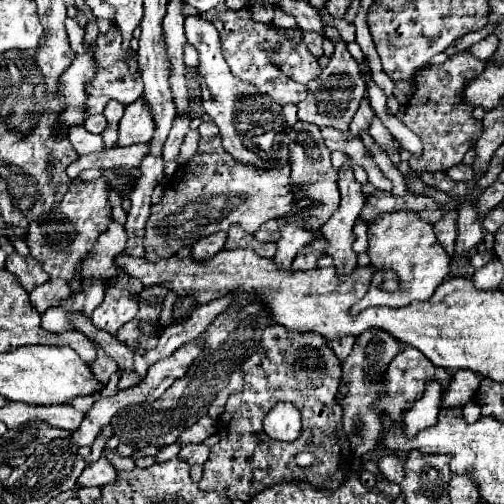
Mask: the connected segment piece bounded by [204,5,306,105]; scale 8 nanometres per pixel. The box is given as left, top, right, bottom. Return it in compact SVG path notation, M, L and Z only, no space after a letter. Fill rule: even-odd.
M218 5L210 11L206 11L204 17L210 19L210 23L218 29L220 41L222 41L222 53L228 59L228 65L234 75L242 77L244 81L252 81L260 93L272 97L280 105L288 105L288 103L292 103L292 99L306 97L306 87L292 81L290 77L286 77L276 65L270 65L270 61L266 59L266 53L262 53L262 49L258 49L258 45L262 41L266 41L266 37L274 37L274 33L270 33L264 23L252 21L250 13L246 9L232 11L224 5Z

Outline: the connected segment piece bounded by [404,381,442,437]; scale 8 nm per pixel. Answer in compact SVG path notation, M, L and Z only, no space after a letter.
M438 381L428 383L424 395L420 397L420 401L416 401L414 407L404 413L404 423L406 423L404 433L408 437L414 437L422 427L432 427L432 425L438 423L440 397L442 397L440 383Z

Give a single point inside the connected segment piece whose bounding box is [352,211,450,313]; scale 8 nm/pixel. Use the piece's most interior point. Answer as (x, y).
(403, 241)

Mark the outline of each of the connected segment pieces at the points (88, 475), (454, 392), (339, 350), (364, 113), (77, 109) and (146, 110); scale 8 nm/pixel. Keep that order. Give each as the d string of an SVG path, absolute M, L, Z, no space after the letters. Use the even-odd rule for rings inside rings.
M100 457L98 461L90 463L84 469L82 477L78 479L78 485L80 487L102 487L108 483L114 483L114 477L116 477L116 469L104 457Z
M460 369L452 377L452 385L444 395L444 405L450 409L458 409L458 405L464 405L472 399L474 391L478 389L482 377L476 373L468 373L466 369Z
M351 336L339 338L333 341L330 341L330 347L334 349L334 353L336 353L336 357L340 359L340 361L344 361L348 355L350 355L350 351L352 351L352 347L354 347L354 343L356 343L356 339Z
M362 99L362 105L358 109L358 113L354 115L352 123L350 123L350 131L352 133L362 133L362 131L368 131L370 123L372 123L372 117L374 117L374 111L370 107L370 101L368 99Z
M86 51L84 55L78 55L74 63L68 67L68 71L62 75L62 93L60 99L64 101L66 109L60 115L62 123L66 127L84 123L86 119L86 83L96 73L96 61L92 51Z
M144 97L136 99L132 105L126 105L124 117L118 125L118 145L148 143L154 135L154 119L150 105Z

